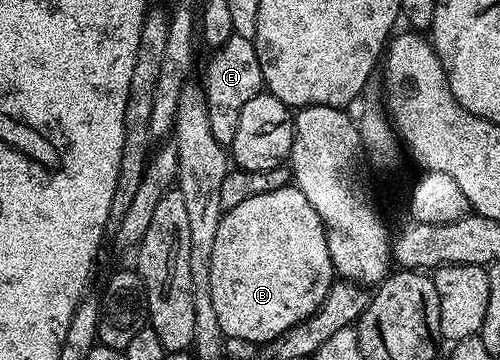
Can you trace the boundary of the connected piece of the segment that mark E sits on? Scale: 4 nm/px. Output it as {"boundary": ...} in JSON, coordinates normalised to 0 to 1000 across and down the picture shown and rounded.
{"boundary":[[[464,97],[446,131],[428,144],[406,197],[402,244],[414,275],[418,342],[424,347],[426,381],[446,411],[460,411],[466,378],[474,369],[474,333],[482,328],[482,303],[490,303],[498,269],[528,250],[522,169],[514,169],[510,122],[504,111]]]}

